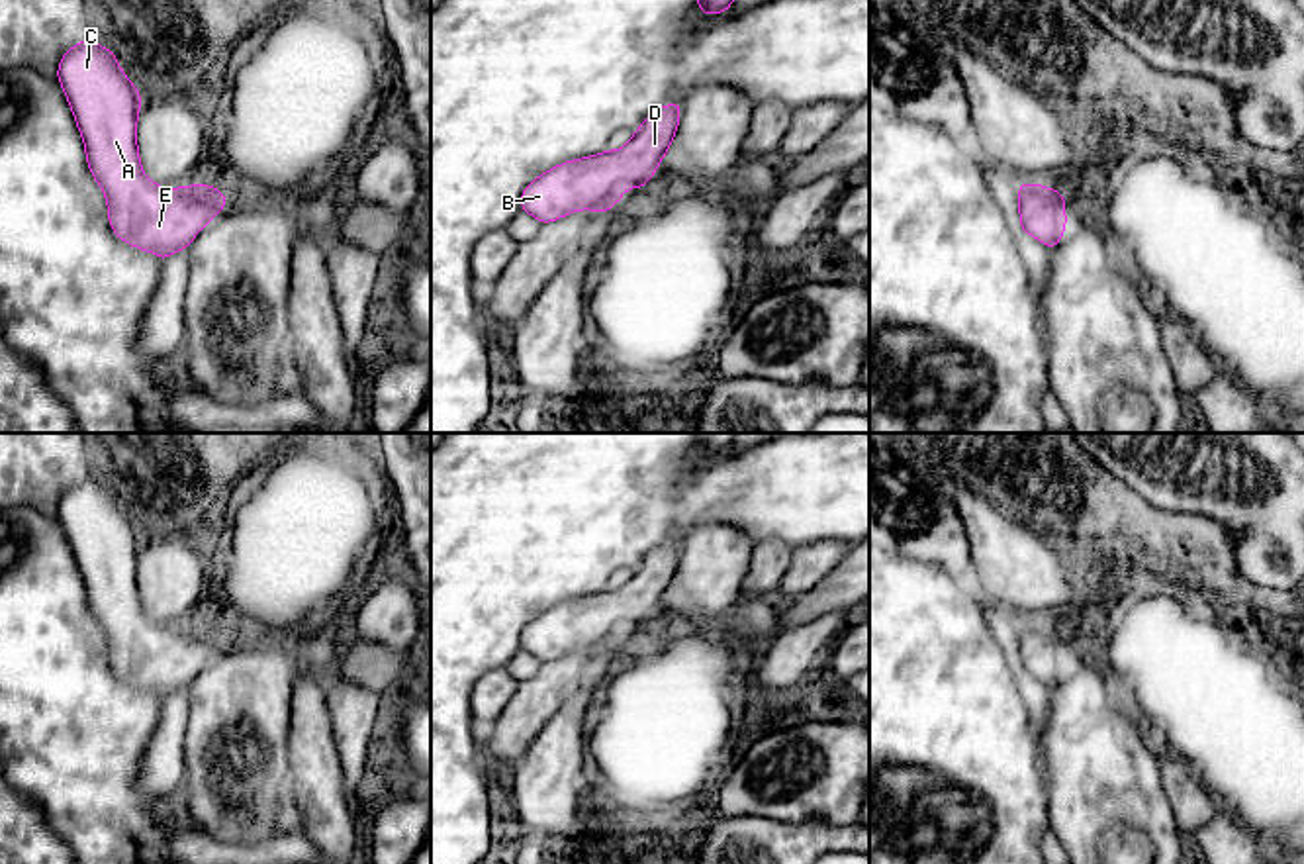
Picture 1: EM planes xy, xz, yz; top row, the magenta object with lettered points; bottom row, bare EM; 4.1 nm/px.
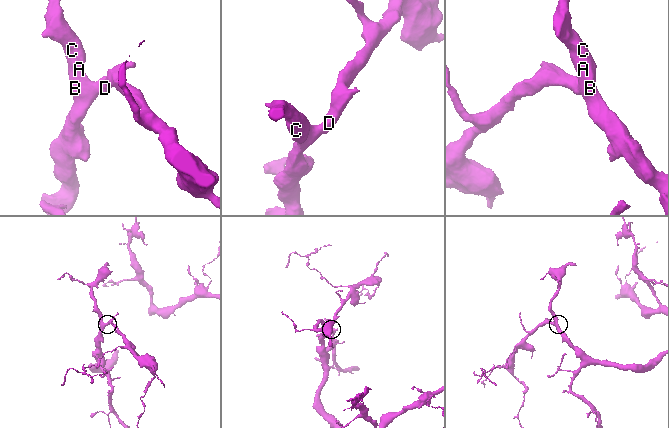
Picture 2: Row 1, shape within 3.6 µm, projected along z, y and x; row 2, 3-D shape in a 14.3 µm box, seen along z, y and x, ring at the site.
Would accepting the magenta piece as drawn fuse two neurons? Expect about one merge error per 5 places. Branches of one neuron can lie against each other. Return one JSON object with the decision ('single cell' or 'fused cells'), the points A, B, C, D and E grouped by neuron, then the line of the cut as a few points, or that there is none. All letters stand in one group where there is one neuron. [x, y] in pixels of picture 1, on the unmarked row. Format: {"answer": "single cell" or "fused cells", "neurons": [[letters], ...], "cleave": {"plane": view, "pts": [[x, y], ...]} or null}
{"answer": "single cell", "neurons": [["A", "B", "C", "D", "E"]], "cleave": null}

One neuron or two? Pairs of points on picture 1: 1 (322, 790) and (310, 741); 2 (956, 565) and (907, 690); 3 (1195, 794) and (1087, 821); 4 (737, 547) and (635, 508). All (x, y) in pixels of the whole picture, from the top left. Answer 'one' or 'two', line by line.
1: one
2: two
3: two
4: two

